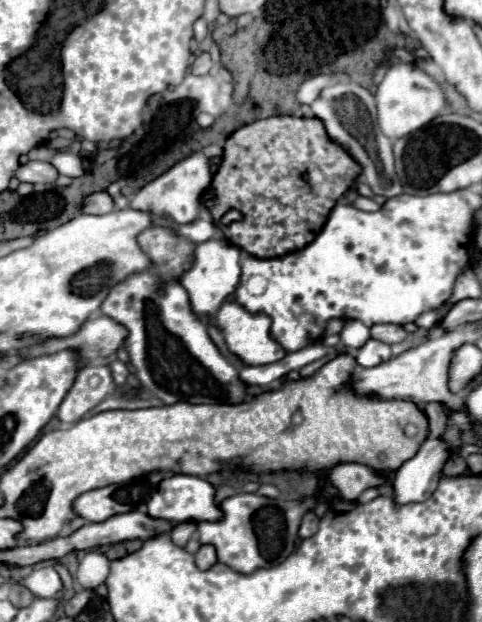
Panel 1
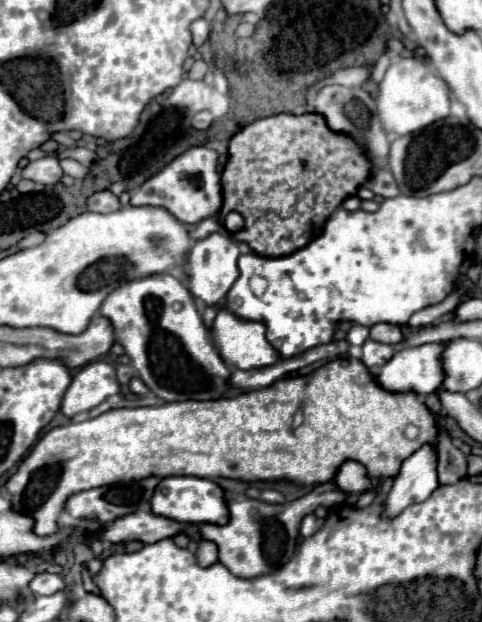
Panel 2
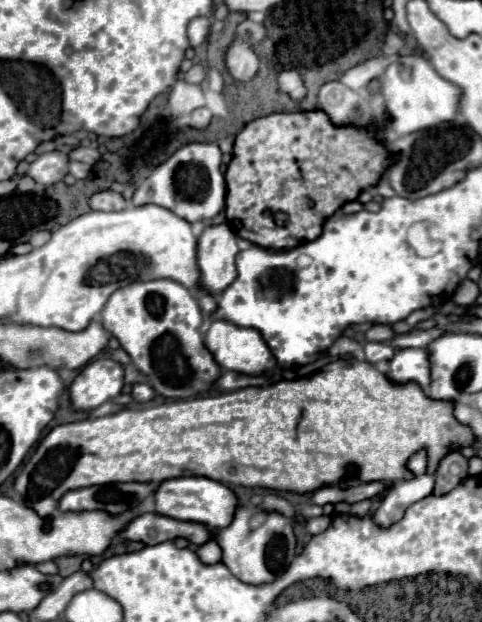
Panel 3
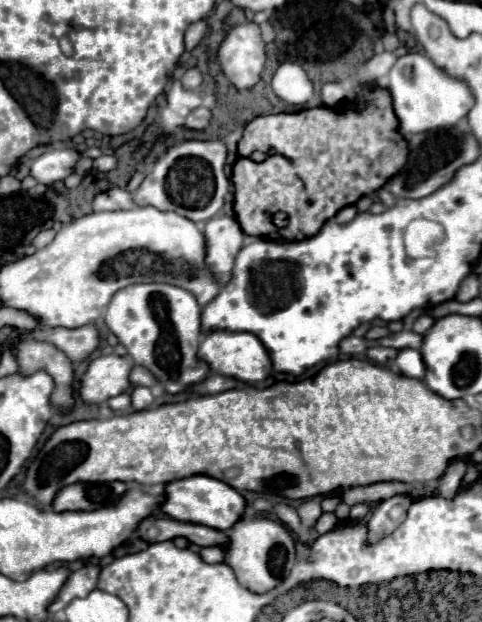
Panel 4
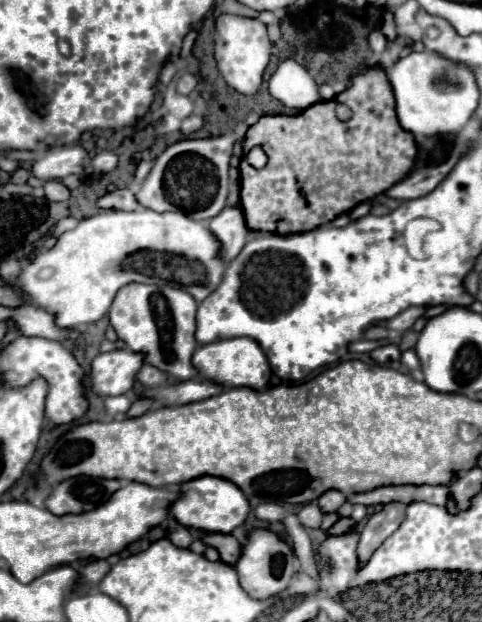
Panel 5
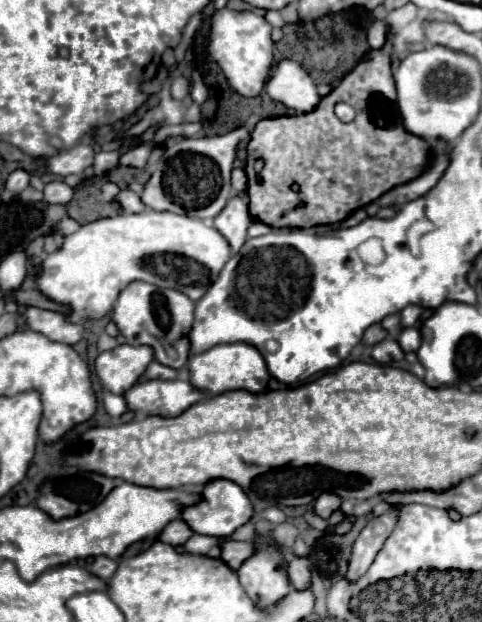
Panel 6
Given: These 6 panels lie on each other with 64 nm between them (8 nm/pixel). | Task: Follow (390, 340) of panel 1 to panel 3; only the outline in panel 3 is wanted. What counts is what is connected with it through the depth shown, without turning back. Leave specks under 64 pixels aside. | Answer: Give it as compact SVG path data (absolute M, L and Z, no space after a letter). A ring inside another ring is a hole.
M374 324L370 330L366 330L364 334L364 340L366 342L388 342L394 338L394 332L390 326L384 326L384 324Z

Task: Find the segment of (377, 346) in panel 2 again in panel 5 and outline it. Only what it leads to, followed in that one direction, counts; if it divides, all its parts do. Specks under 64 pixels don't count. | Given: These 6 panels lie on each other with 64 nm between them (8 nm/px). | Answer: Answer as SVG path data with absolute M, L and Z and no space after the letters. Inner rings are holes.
M386 344L386 346L380 346L376 350L370 352L370 356L378 362L378 364L392 364L392 362L398 362L400 360L400 348L396 344Z

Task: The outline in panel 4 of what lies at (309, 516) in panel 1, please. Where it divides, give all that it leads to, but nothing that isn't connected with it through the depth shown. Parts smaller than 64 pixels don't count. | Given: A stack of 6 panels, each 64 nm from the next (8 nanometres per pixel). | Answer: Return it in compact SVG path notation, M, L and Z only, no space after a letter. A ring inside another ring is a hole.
M322 514L314 528L318 530L318 534L326 534L326 532L330 532L330 530L336 526L336 522L338 522L336 514Z

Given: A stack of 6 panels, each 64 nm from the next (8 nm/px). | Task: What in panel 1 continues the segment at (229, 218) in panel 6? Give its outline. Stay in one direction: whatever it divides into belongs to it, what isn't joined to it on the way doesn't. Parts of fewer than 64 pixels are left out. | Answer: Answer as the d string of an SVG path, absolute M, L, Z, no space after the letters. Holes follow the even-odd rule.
M208 240L194 248L194 262L190 258L190 268L180 278L182 286L190 294L190 302L196 314L214 316L222 302L234 294L240 282L240 248L228 240Z

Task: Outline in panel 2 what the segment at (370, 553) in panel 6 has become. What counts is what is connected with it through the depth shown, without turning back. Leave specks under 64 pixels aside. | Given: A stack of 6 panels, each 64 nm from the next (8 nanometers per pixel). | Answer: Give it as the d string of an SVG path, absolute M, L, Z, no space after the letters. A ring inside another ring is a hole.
M424 444L402 464L402 472L394 478L394 486L384 500L384 518L396 518L404 508L416 502L424 502L440 484L436 474L436 452L430 444Z

